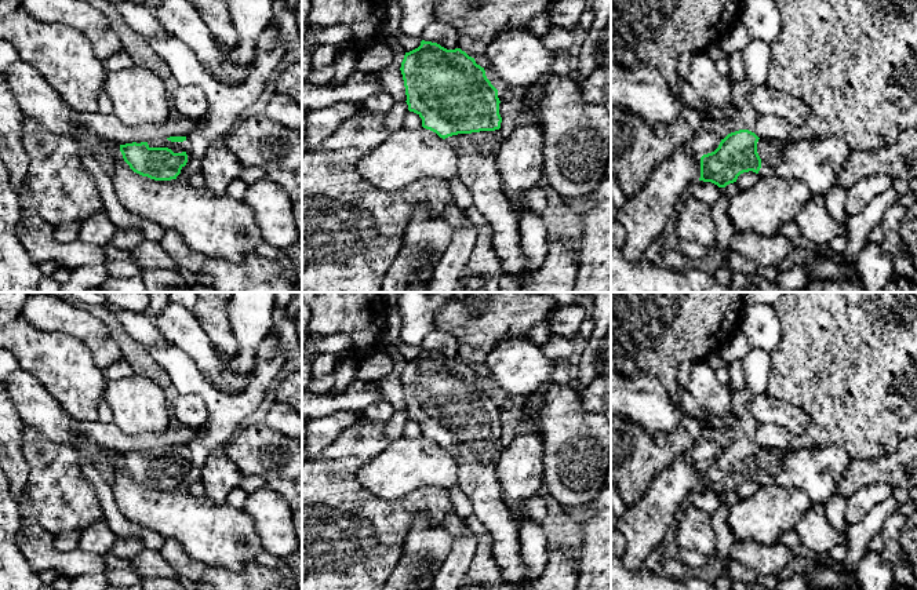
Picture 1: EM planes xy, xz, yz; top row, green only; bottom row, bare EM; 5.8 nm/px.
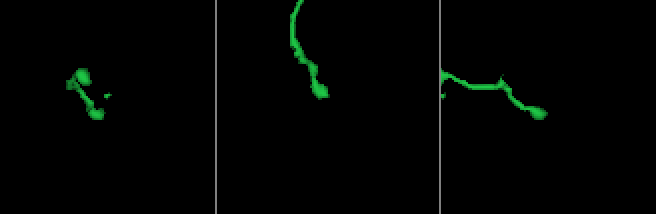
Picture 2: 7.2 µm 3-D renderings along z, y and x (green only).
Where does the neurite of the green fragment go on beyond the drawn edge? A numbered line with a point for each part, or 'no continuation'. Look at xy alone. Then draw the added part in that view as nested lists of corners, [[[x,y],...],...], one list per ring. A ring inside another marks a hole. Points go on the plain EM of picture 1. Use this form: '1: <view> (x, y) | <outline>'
1: xy (175, 455) | [[[186,445],[186,448],[183,451],[171,451],[168,448],[159,448],[159,449],[149,449],[148,454],[149,454],[149,456],[168,456],[174,462],[182,462],[182,460],[185,460],[188,463],[188,471],[186,471],[185,476],[182,476],[181,481],[183,481],[186,478],[186,476],[188,476],[188,473],[189,473],[189,470],[192,467],[192,455],[190,455],[190,451],[189,451],[188,445]]]

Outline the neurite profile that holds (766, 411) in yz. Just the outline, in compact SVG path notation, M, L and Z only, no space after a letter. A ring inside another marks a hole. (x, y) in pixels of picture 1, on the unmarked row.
M754 396L747 403L747 409L758 425L779 425L796 436L803 434L809 426L809 416L803 409L775 401L768 396Z

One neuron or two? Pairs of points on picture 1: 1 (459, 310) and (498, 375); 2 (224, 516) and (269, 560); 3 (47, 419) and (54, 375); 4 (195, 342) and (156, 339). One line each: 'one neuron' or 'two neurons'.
1: two neurons
2: two neurons
3: two neurons
4: two neurons

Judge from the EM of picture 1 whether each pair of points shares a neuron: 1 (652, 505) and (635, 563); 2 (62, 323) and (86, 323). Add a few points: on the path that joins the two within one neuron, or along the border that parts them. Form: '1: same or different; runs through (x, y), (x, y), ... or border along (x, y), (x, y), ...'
1: same; runs through (650, 519), (644, 525), (644, 534), (637, 549)
2: same; runs through (68, 323), (80, 323)

